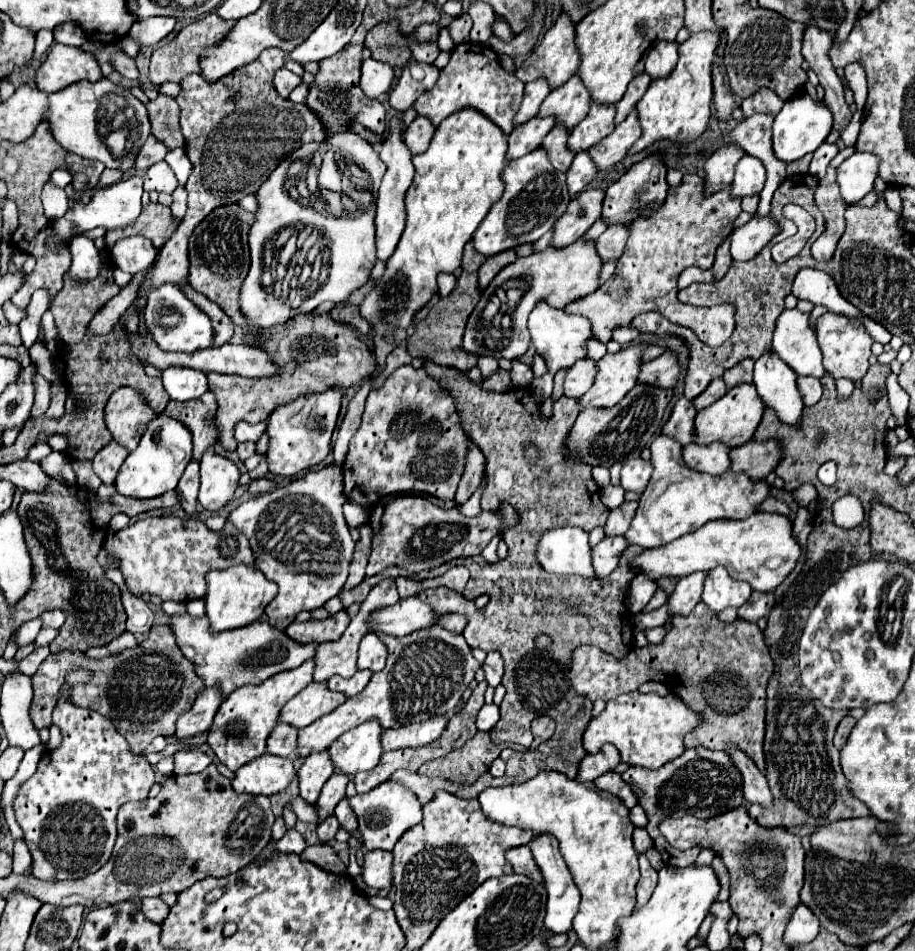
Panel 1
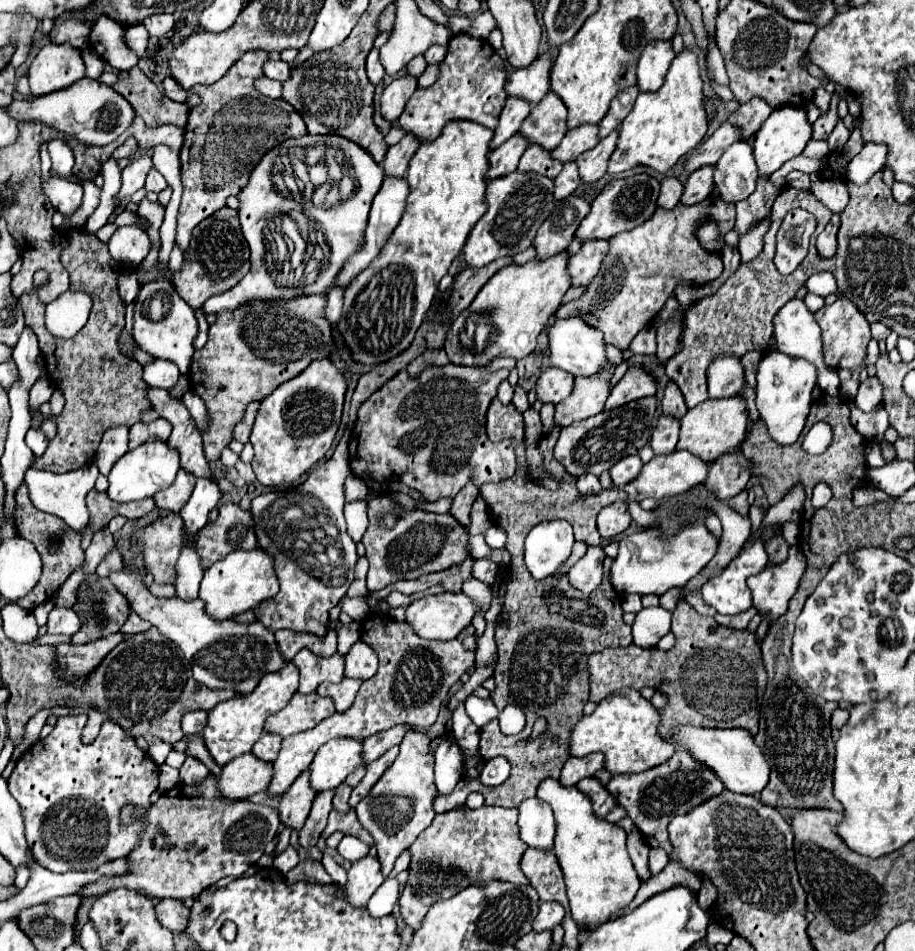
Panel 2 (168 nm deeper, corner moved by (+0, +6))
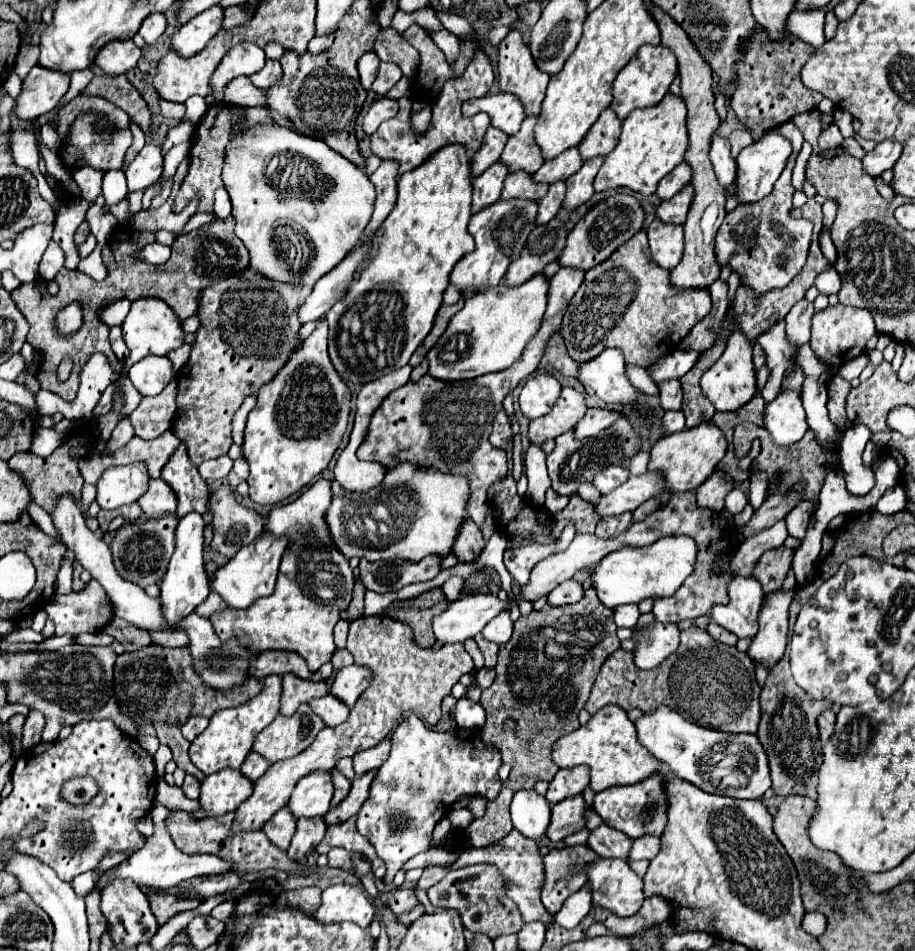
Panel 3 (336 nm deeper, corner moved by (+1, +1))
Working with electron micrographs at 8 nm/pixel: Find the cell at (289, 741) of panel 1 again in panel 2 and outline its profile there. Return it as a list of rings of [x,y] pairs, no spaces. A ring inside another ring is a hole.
[[[263,734],[255,746],[253,746],[253,754],[265,762],[273,762],[279,754],[279,748],[281,748],[281,736],[271,736],[271,734]]]

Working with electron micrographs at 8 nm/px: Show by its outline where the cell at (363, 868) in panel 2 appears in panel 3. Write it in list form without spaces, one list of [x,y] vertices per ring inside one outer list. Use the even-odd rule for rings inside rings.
[[[338,883],[322,893],[322,905],[316,917],[322,923],[354,921],[366,929],[374,919],[374,905],[362,885]]]

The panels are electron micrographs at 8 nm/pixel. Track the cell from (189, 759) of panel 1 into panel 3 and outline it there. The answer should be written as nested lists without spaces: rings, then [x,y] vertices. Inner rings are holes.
[[[186,775],[182,783],[182,791],[188,799],[198,799],[200,797],[200,781],[194,775]]]

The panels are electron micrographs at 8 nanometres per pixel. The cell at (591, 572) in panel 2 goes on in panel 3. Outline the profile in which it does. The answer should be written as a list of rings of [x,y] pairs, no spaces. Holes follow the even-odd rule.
[[[568,579],[552,589],[552,593],[548,595],[548,603],[550,605],[568,605],[568,603],[576,603],[582,595],[584,595],[582,583]]]

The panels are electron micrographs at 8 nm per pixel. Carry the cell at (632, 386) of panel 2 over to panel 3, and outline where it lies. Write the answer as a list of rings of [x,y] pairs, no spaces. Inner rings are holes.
[[[592,407],[592,409],[588,409],[588,413],[582,417],[582,421],[578,421],[578,425],[574,427],[574,429],[576,429],[576,437],[578,437],[578,439],[594,437],[594,435],[598,435],[602,429],[610,427],[618,417],[620,417],[620,413],[614,411],[614,409]]]

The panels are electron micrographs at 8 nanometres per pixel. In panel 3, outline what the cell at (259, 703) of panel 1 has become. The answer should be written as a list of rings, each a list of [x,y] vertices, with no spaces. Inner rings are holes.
[[[266,677],[262,683],[264,683],[264,687],[262,687],[262,693],[258,693],[258,697],[250,699],[244,705],[238,705],[232,709],[222,709],[218,713],[214,713],[210,717],[210,725],[206,727],[206,731],[200,733],[192,741],[190,759],[206,775],[212,775],[224,767],[240,769],[246,755],[252,751],[254,737],[266,725],[270,725],[274,721],[274,717],[278,715],[278,701],[282,697],[282,677]]]

